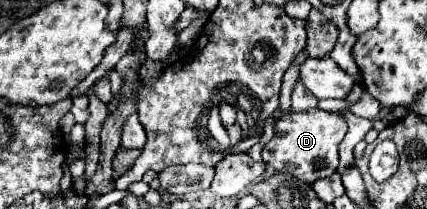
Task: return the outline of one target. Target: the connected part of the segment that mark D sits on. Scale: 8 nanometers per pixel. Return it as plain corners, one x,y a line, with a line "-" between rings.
308,109
306,113
286,113
276,121
274,137
264,145
264,161
280,173
292,173
294,177
314,183
316,179
330,177
336,173
338,157
336,149
348,131
348,123
340,113
330,113
322,109

